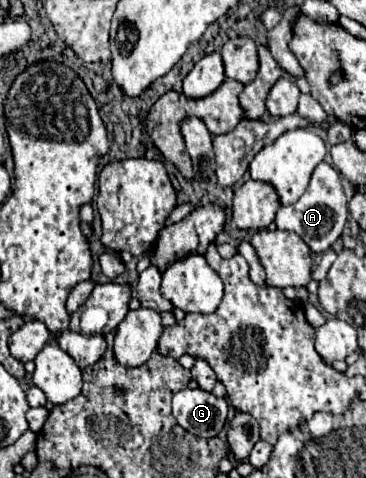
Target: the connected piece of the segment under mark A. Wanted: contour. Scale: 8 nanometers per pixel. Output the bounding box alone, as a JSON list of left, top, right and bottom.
[276,162,348,252]

